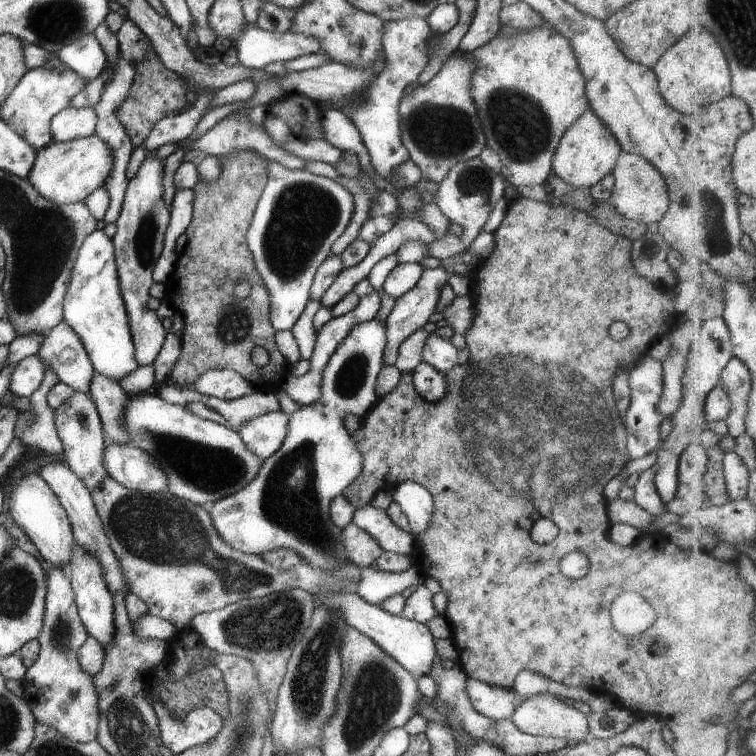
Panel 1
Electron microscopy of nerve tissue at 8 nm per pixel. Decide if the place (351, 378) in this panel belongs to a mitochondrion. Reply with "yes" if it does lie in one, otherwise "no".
yes

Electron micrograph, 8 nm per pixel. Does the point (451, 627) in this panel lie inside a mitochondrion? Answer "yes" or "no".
no

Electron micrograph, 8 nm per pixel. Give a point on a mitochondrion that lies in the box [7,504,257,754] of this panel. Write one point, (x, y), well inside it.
(61, 635)

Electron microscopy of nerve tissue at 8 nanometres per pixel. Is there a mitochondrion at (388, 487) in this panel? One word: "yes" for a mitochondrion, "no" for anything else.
no

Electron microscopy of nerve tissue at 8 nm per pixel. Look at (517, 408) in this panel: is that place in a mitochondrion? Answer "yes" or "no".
yes

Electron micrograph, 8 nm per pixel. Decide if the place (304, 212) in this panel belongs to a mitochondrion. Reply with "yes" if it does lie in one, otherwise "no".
yes

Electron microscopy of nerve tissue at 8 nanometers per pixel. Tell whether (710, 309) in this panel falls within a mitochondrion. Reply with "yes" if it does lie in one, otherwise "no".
no

